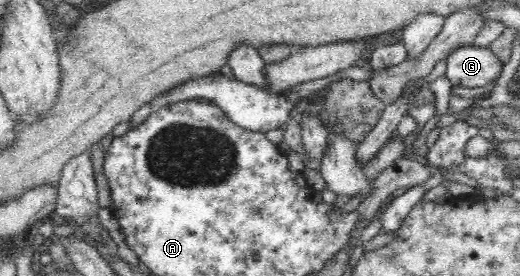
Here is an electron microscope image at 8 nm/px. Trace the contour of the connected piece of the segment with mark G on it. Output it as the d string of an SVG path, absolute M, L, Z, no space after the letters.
M461 45L445 60L446 76L455 87L483 87L502 72L501 60L489 46Z

